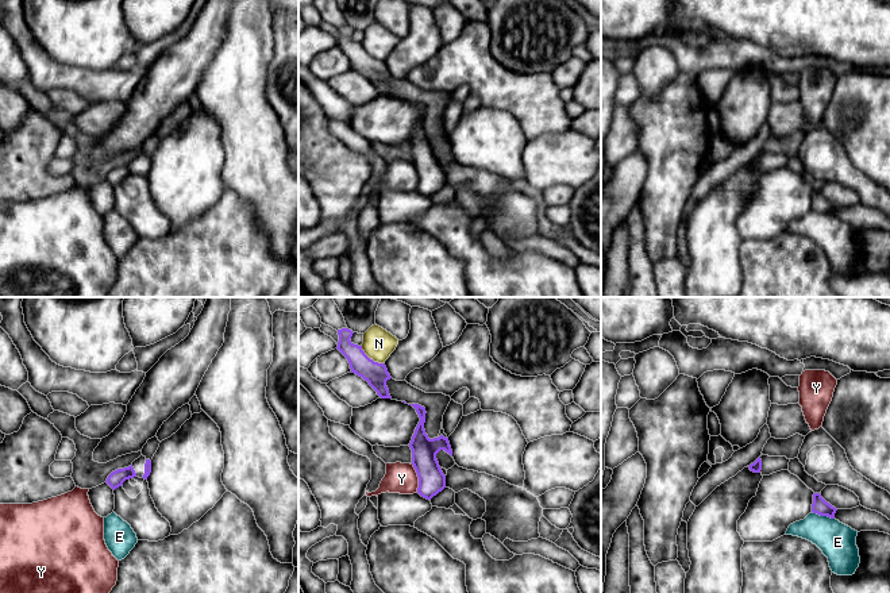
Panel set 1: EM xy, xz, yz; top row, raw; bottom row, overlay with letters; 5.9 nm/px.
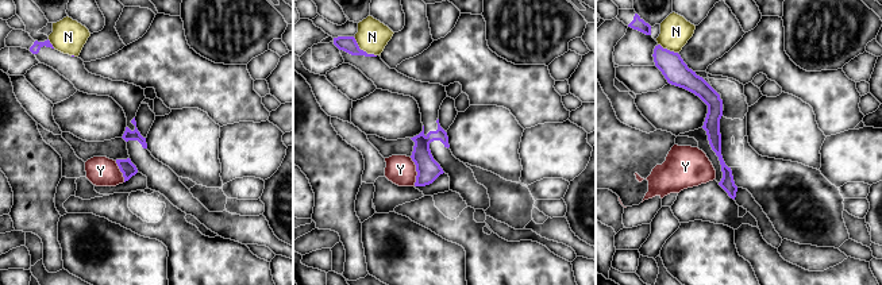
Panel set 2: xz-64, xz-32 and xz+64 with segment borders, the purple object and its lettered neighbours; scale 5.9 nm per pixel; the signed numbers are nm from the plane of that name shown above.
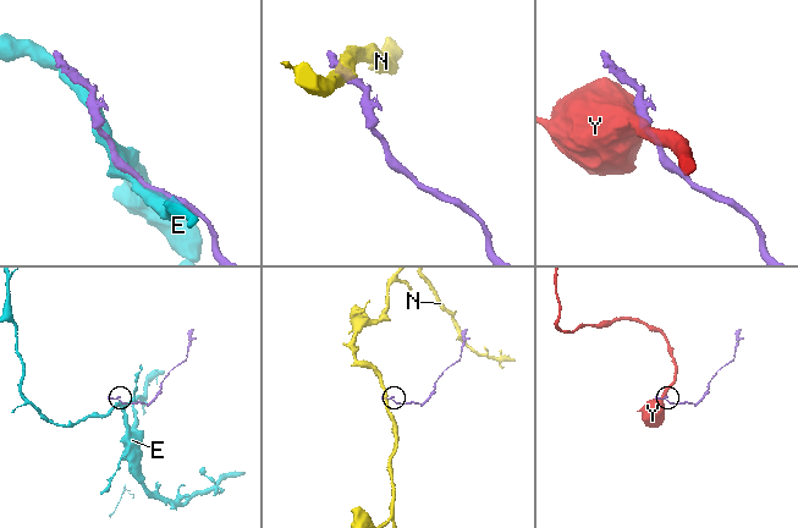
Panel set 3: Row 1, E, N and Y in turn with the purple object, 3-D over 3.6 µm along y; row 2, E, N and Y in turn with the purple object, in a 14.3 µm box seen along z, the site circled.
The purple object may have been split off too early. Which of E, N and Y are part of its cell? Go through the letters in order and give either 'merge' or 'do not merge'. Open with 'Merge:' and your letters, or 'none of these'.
Merge: none of these
E: do not merge
N: do not merge
Y: do not merge

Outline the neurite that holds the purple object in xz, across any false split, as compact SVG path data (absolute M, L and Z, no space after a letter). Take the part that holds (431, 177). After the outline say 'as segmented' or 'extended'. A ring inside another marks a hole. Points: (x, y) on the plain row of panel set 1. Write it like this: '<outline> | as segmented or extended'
M419 101L412 103L420 119L415 127L409 145L412 147L412 162L419 174L417 190L431 197L446 185L446 173L443 172L436 151L444 147L452 154L452 147L448 135L440 132L439 135L429 136L424 127L425 105Z | as segmented

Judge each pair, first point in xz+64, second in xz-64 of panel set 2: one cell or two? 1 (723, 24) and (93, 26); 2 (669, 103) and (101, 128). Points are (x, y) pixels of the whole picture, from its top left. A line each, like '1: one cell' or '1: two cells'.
1: two cells
2: one cell

